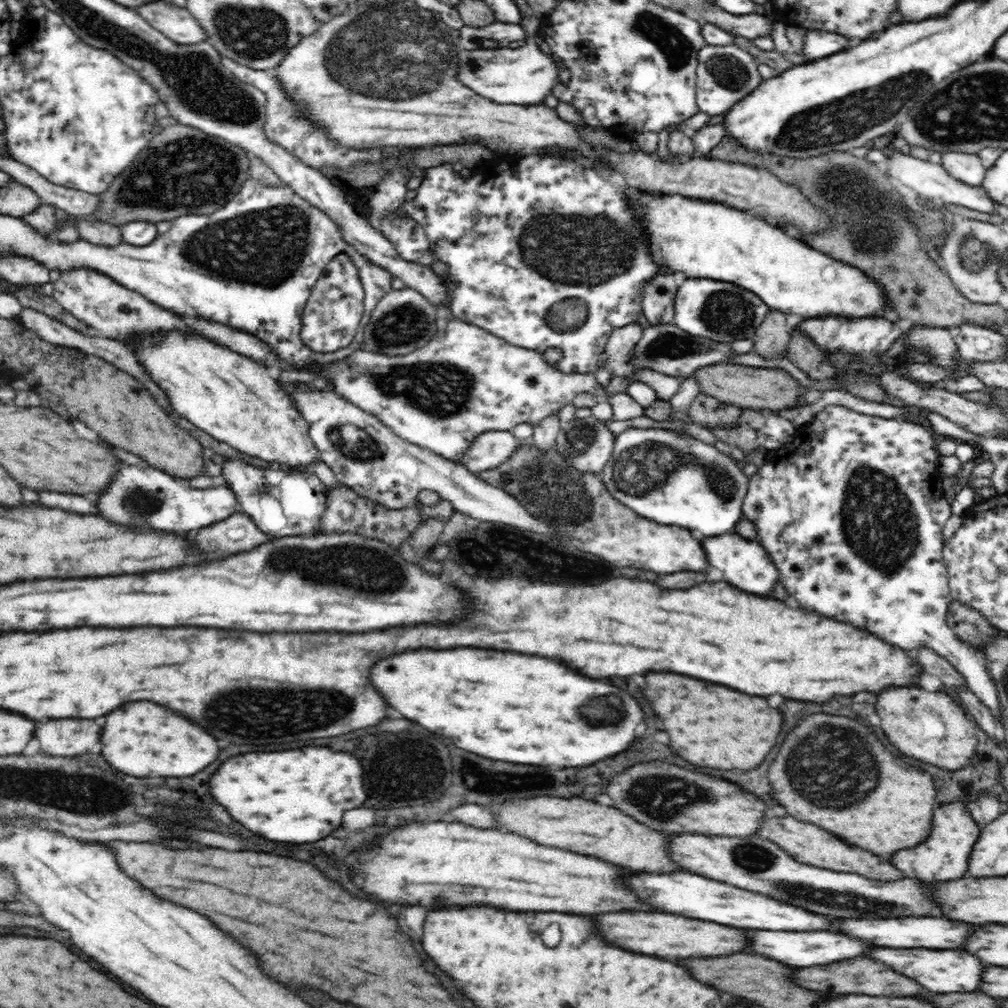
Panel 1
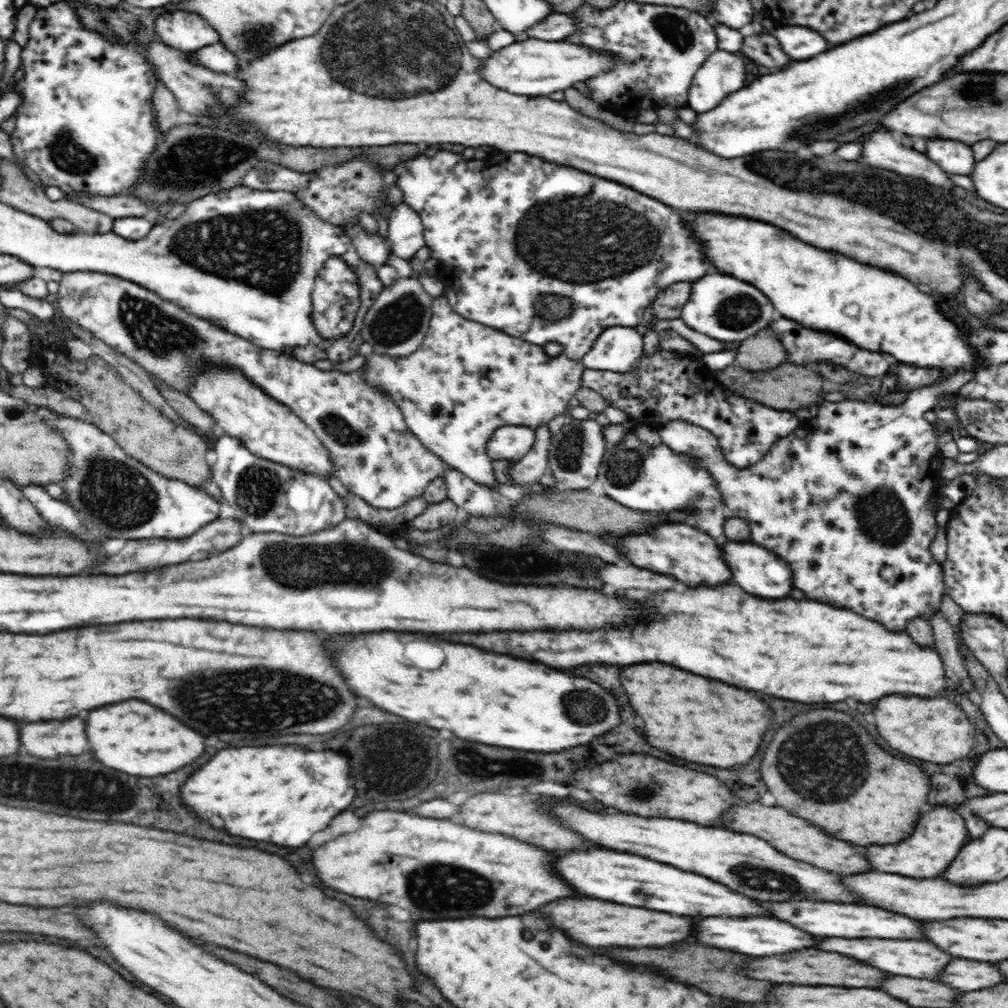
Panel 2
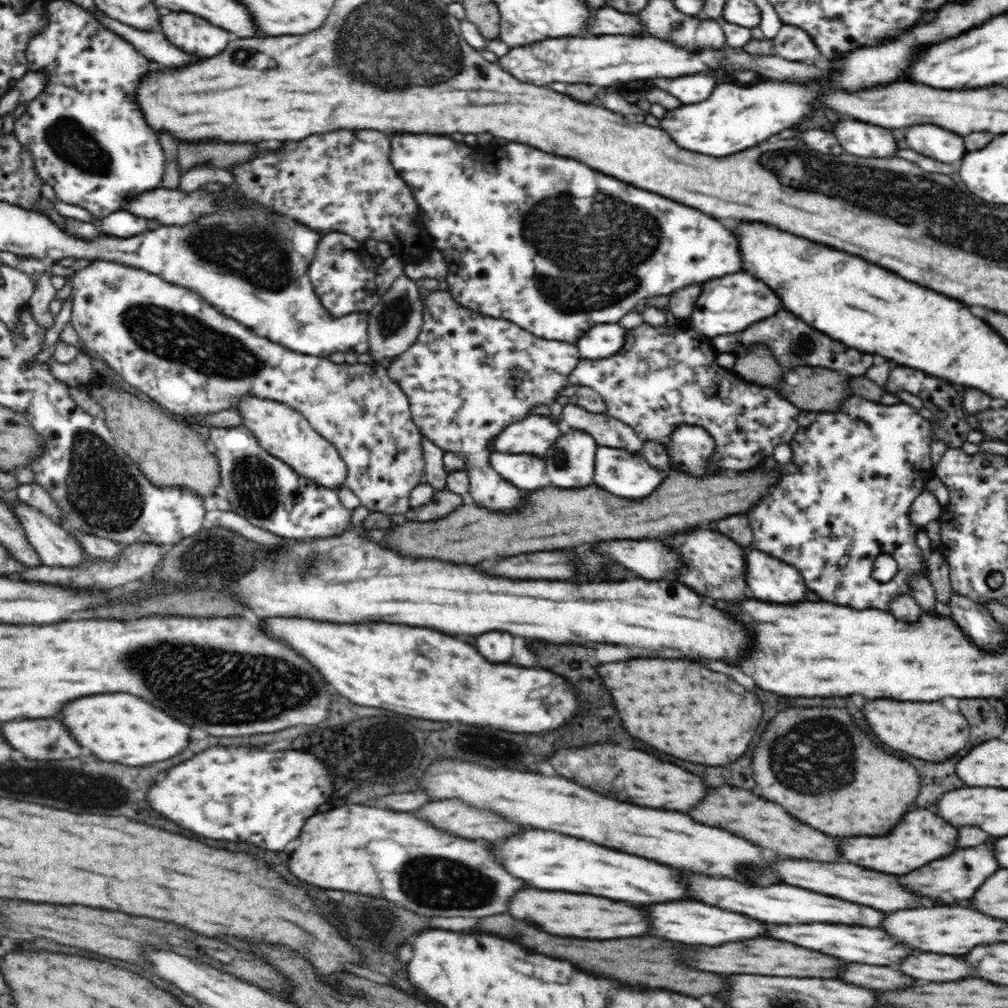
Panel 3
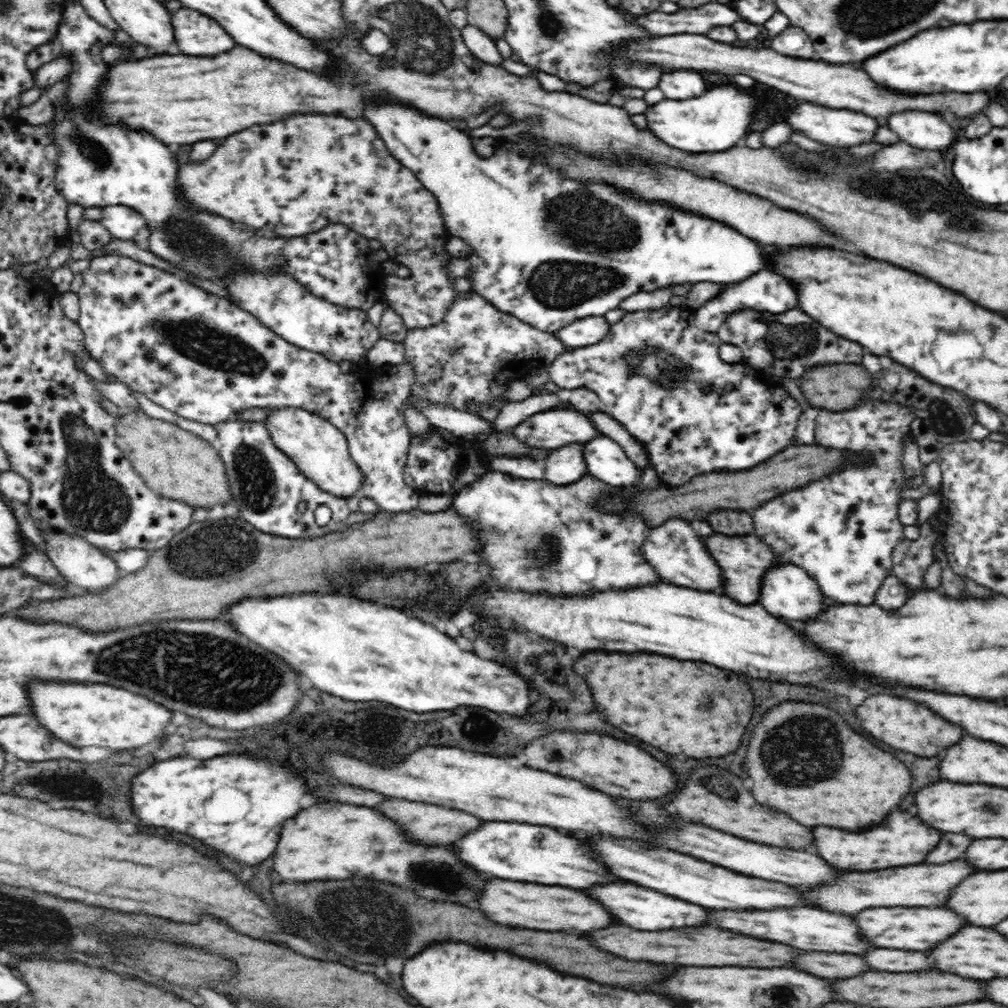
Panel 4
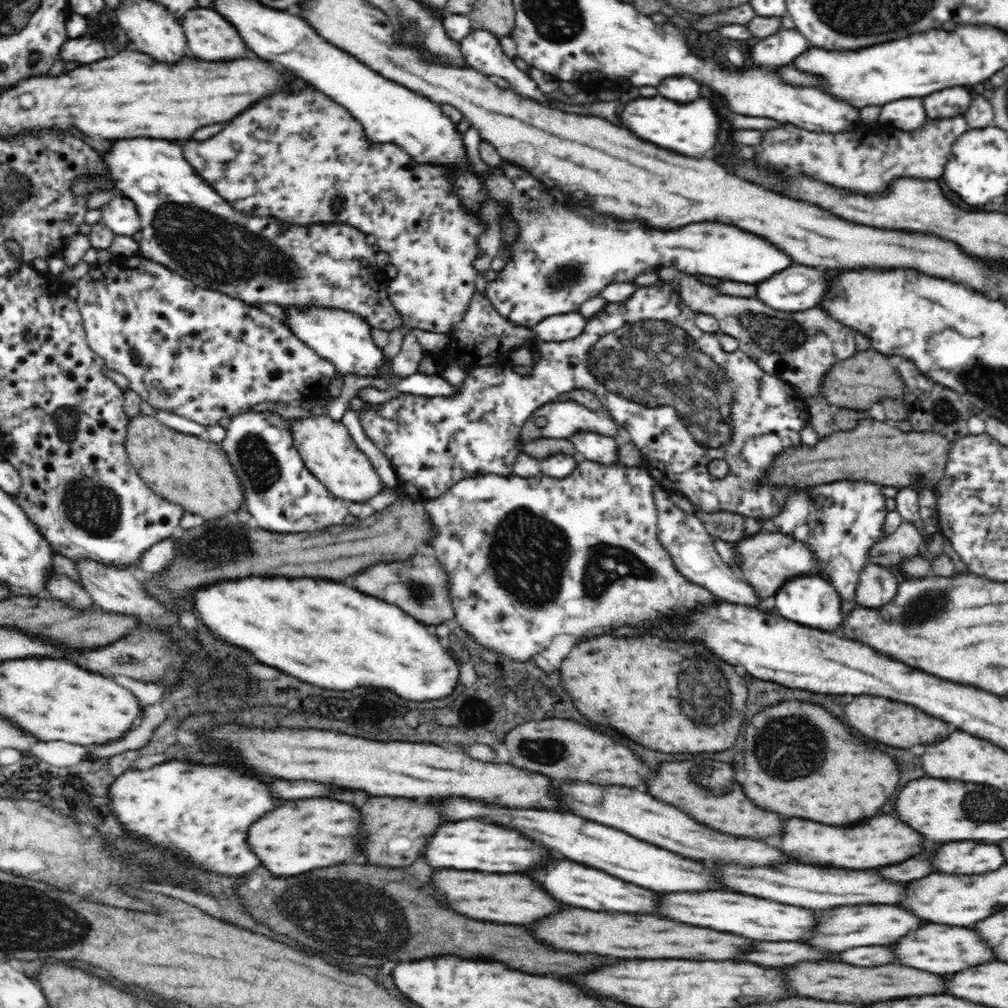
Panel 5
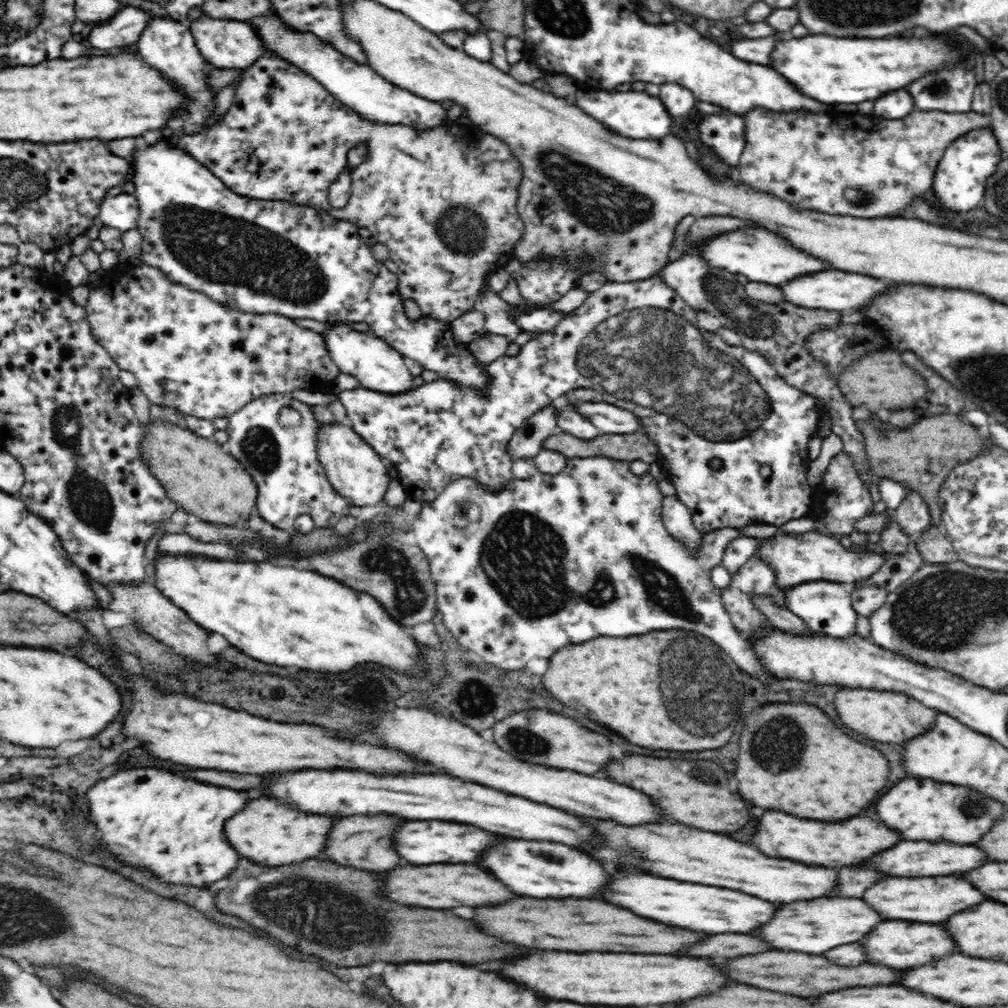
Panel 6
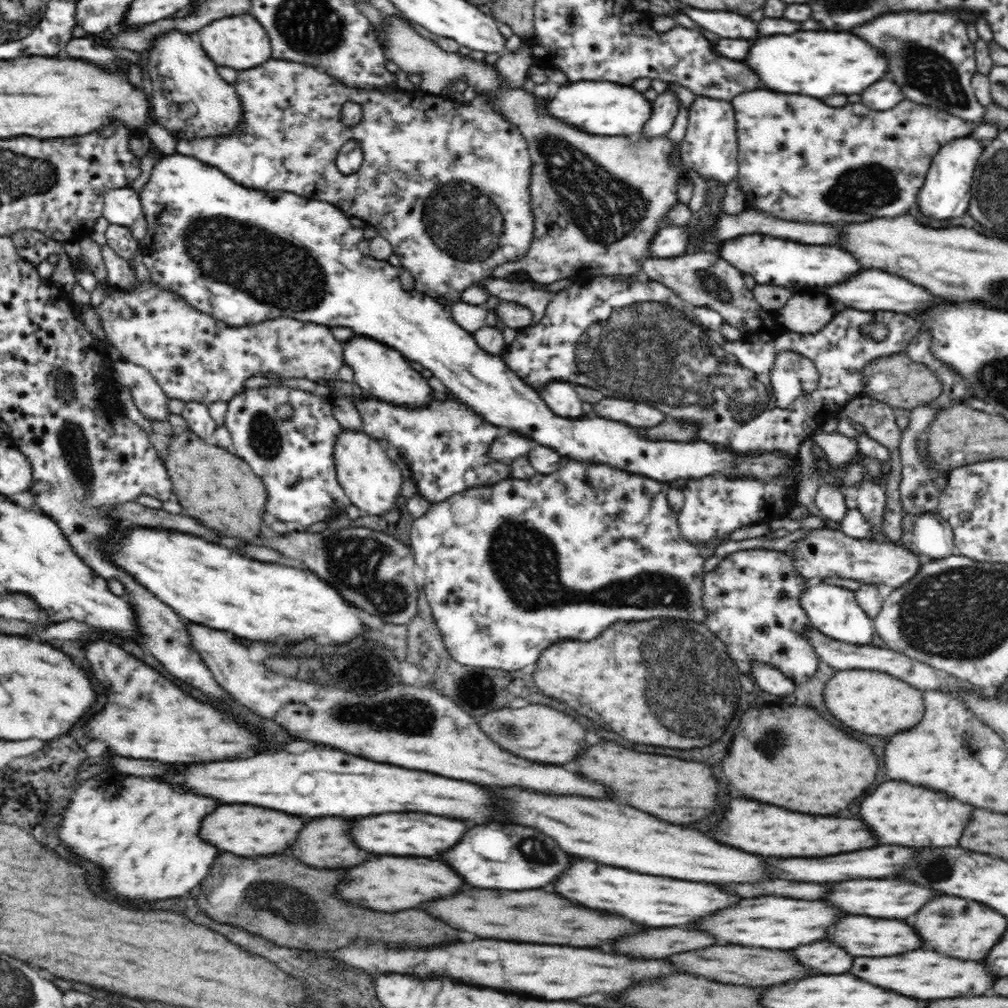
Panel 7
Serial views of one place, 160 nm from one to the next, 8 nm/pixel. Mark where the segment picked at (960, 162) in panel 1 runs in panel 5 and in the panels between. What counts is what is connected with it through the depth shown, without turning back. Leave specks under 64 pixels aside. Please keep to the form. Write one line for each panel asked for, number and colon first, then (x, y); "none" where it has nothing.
2: (953, 157)
3: (930, 140)
4: (924, 131)
5: (908, 115)

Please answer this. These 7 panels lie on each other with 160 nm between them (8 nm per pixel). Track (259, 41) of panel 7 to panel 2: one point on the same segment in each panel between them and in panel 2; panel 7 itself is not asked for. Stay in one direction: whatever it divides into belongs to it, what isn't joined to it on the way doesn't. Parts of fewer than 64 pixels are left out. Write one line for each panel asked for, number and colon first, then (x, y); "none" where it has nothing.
2: (182, 30)
3: (193, 34)
4: (196, 34)
5: (210, 37)
6: (228, 44)

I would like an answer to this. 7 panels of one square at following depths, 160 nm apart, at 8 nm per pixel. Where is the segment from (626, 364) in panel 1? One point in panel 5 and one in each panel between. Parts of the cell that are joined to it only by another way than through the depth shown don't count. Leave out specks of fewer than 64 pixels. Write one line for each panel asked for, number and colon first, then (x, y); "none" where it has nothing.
2: (619, 348)
3: (604, 340)
4: (587, 331)
5: (561, 327)

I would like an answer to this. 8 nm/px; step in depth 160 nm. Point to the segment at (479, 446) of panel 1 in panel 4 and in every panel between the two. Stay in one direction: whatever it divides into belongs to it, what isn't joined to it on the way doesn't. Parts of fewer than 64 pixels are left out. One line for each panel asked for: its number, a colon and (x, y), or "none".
2: (512, 442)
3: (535, 434)
4: (552, 428)

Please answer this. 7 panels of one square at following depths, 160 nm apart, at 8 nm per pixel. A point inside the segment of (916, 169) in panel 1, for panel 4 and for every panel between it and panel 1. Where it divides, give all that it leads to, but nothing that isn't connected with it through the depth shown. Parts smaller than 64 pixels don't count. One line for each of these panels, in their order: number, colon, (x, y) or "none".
2: (881, 150)
3: (857, 138)
4: (840, 128)

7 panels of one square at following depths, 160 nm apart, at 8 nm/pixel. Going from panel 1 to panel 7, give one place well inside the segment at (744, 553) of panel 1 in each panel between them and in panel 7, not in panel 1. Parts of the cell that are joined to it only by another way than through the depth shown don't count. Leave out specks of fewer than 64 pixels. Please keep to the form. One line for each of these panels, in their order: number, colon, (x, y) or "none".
2: (759, 571)
3: (772, 580)
4: (787, 590)
5: (808, 599)
6: (827, 607)
7: (834, 611)

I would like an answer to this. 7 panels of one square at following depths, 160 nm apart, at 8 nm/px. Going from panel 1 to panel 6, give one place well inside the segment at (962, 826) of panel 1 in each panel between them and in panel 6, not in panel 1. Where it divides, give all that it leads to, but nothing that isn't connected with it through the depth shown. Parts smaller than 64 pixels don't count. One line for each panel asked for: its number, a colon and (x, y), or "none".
2: (941, 833)
3: (921, 837)
4: (901, 839)
5: (884, 840)
6: (779, 835)

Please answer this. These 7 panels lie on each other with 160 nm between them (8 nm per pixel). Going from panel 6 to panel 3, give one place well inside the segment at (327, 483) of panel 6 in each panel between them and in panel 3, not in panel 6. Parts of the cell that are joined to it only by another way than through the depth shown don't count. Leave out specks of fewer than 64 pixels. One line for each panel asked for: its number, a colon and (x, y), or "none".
3: (270, 494)
4: (270, 493)
5: (283, 496)

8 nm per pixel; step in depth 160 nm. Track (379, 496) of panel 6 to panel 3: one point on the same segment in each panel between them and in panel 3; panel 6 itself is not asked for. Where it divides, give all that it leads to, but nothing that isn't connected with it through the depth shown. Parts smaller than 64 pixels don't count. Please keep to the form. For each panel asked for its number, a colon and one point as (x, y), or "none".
3: (280, 430)
4: (320, 451)
5: (328, 451)

